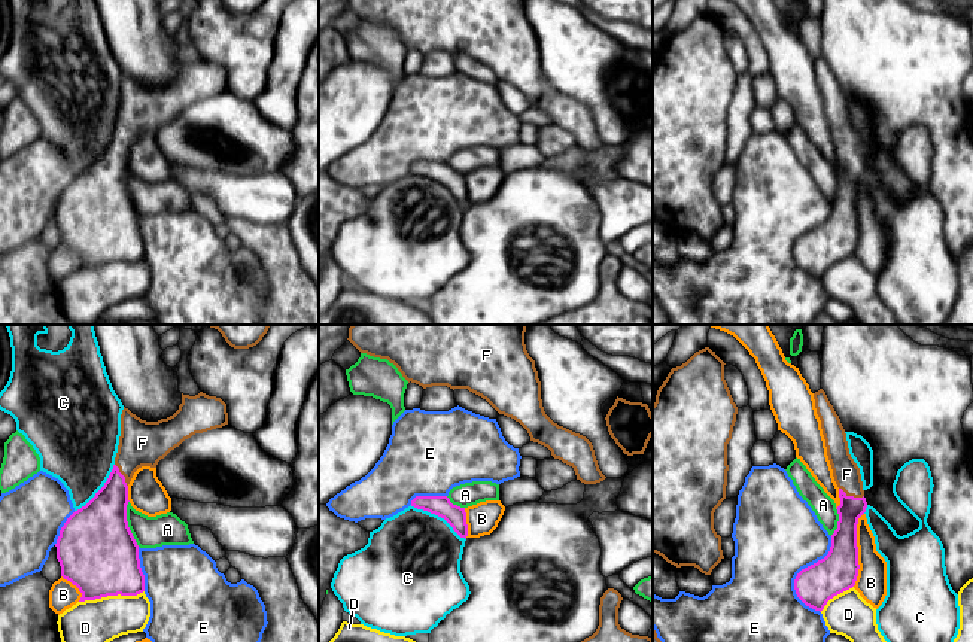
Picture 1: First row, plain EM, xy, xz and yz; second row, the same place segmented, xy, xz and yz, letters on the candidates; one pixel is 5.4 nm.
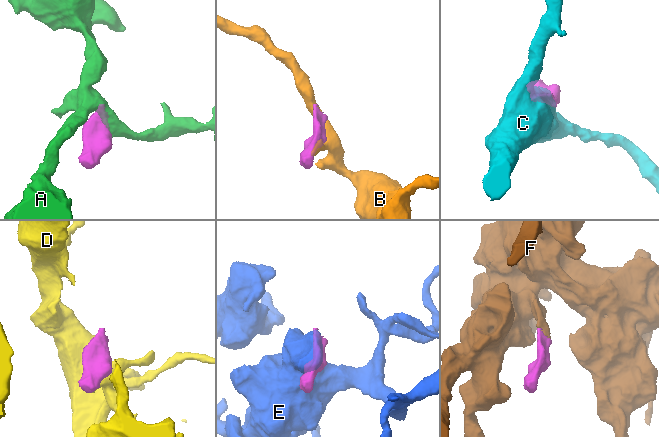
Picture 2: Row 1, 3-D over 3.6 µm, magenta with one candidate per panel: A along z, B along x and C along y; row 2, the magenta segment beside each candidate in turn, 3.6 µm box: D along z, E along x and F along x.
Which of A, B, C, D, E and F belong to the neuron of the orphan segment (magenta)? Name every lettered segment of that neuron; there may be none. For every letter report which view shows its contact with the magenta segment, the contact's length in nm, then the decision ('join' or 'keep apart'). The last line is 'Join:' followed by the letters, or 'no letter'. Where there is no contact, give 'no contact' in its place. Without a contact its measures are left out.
A: contact in xy; length 260 nm; keep apart
B: contact in yz; length 400 nm; keep apart
C: contact in xz; length 360 nm; keep apart
D: contact in xy; length 360 nm; keep apart
E: contact in yz; length 420 nm; keep apart
F: contact in yz; length 140 nm; join
Join: F

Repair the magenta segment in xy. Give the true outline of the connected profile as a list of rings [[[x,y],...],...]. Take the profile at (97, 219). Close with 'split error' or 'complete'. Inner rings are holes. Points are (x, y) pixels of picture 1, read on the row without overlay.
[[[203,58],[195,63],[182,60],[179,76],[158,88],[142,86],[124,73],[113,136],[95,162],[67,185],[55,210],[61,243],[79,255],[82,259],[79,268],[118,261],[137,262],[145,258],[139,212],[127,188],[128,150],[139,134],[156,134],[158,128],[185,106],[225,91],[228,91],[226,70]]]; split error

